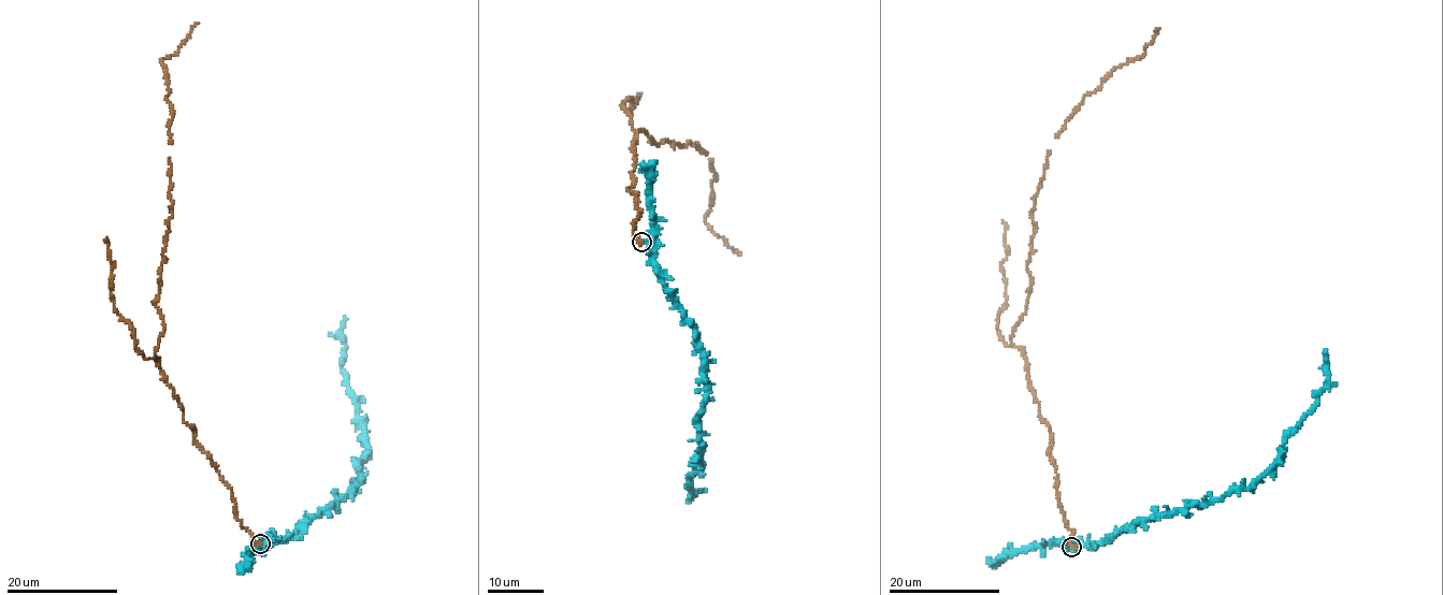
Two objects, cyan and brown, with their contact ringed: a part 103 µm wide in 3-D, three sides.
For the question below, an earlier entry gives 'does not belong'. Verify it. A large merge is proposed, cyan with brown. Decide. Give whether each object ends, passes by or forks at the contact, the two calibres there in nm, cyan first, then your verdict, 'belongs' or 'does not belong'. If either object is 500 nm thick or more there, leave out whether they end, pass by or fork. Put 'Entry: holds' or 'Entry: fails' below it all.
cyan ends; brown ends; calibres 320 and 400 nm; does not belong
Entry: holds

